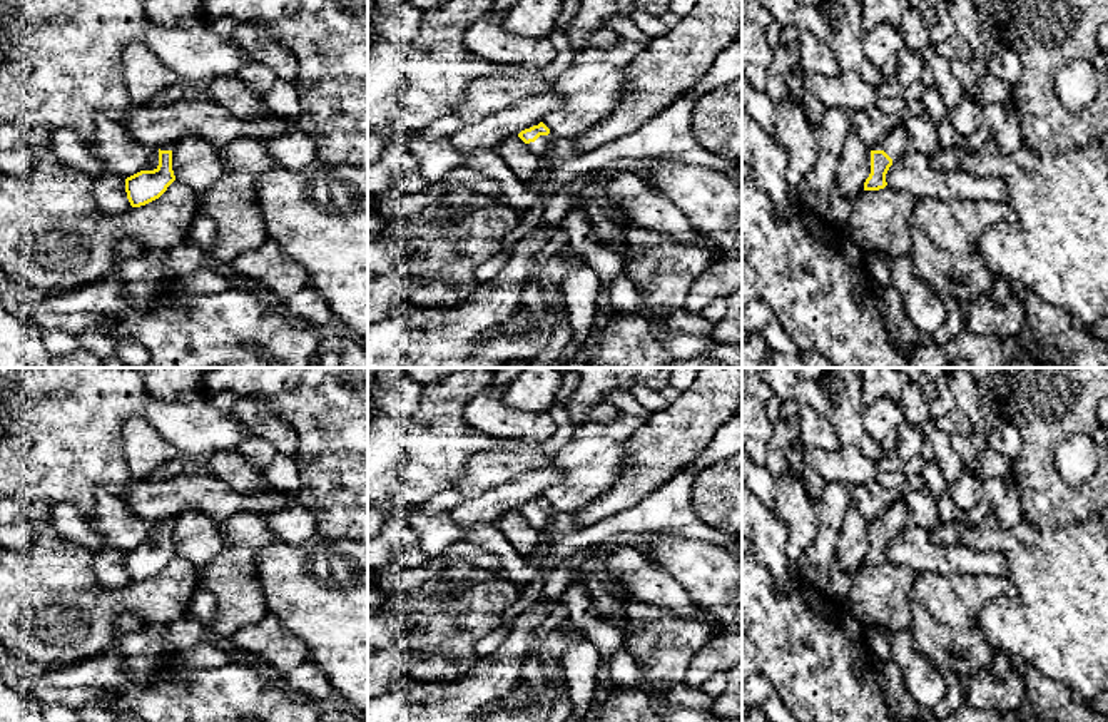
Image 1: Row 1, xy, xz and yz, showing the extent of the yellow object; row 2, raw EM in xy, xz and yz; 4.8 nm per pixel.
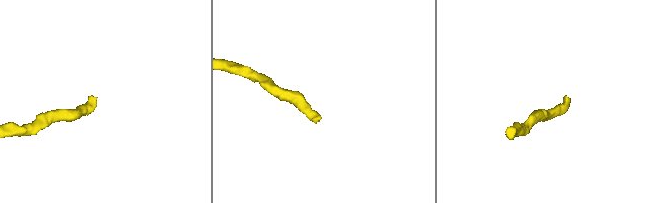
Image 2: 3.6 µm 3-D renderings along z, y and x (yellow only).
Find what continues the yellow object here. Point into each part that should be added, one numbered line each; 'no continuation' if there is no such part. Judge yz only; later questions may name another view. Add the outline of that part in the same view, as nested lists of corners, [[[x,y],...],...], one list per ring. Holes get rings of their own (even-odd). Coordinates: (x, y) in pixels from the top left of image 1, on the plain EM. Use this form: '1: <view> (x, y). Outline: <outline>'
1: yz (893, 517). Outline: [[[904,498],[896,500],[877,518],[874,518],[871,525],[884,525],[892,533],[892,536],[897,535],[902,528],[907,526]]]

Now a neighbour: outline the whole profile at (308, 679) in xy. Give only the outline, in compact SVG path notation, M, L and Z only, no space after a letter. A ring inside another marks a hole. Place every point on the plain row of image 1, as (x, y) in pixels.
M306 658L291 672L284 674L284 680L291 692L301 692L311 702L324 700L334 694L331 682L309 658Z

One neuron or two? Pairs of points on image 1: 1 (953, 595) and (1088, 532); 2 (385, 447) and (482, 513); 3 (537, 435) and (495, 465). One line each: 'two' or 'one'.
1: two
2: two
3: two

